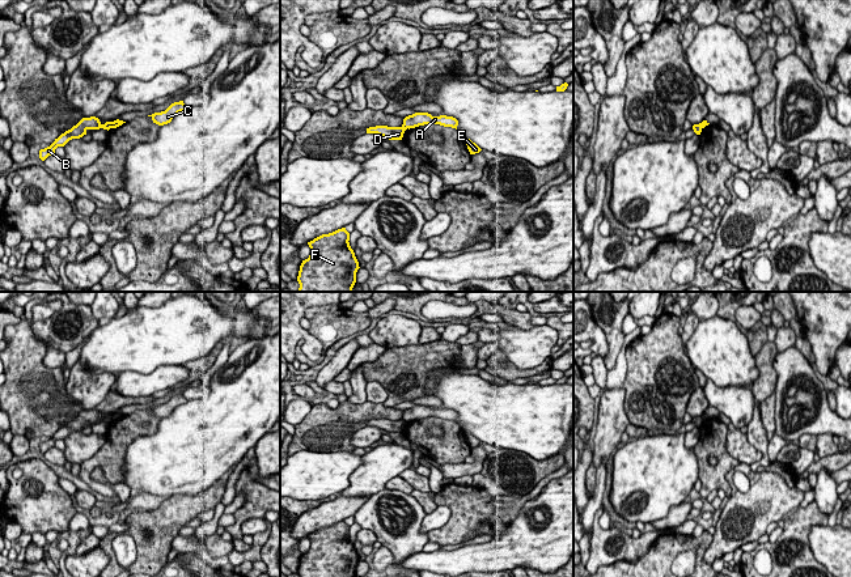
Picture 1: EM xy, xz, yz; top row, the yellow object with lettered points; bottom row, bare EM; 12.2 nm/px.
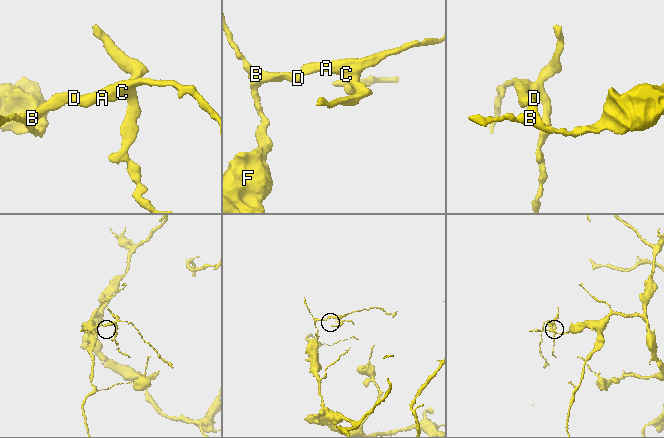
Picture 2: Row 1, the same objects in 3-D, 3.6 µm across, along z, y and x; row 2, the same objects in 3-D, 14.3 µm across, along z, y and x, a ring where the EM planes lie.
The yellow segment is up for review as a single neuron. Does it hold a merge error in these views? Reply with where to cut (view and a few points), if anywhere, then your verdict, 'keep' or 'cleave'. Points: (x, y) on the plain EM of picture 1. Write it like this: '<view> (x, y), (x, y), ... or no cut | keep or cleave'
xz (402, 418), (406, 421) | cleave

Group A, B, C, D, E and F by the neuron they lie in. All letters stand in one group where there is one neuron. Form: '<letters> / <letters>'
A C E / B D F

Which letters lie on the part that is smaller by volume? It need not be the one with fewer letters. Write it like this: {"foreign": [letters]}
{"foreign": ["A", "C", "E"]}

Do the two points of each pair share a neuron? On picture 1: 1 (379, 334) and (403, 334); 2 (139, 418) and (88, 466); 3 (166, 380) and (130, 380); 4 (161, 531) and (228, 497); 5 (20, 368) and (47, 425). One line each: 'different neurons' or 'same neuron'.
1: same neuron
2: same neuron
3: same neuron
4: different neurons
5: same neuron

